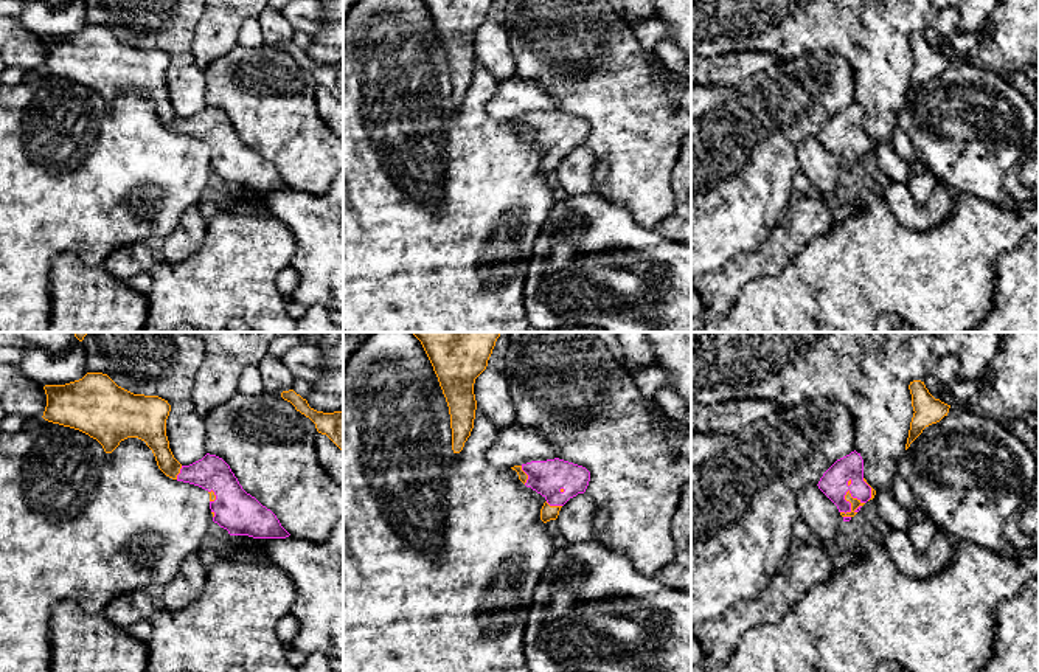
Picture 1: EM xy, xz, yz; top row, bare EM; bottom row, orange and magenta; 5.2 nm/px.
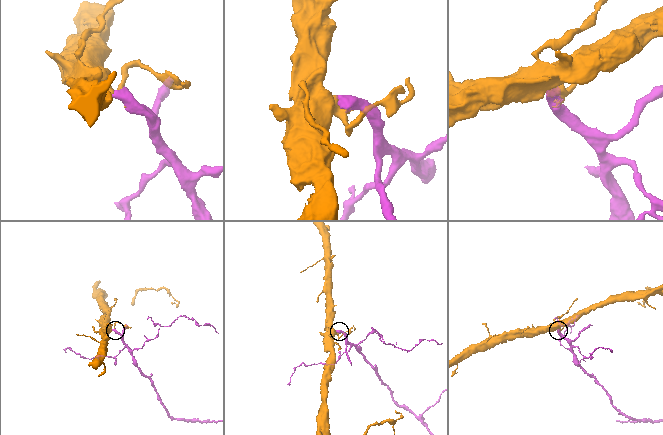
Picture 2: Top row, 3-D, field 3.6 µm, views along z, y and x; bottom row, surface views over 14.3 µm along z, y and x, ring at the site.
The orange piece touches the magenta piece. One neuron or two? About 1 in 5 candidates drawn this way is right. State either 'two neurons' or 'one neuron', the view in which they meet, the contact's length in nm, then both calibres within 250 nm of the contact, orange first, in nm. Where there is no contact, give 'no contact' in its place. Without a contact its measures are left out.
one neuron; contact in yz; length 150 nm; calibres 50 and 140 nm

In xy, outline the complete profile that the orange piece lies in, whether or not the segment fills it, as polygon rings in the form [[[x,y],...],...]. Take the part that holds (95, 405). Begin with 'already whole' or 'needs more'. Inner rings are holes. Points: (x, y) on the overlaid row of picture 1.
needs more; [[[87,372],[79,380],[45,385],[43,390],[45,421],[89,435],[106,453],[112,453],[127,438],[144,441],[166,476],[199,486],[210,494],[213,521],[230,535],[290,535],[270,509],[242,489],[222,458],[207,453],[189,466],[182,466],[174,458],[166,436],[166,419],[171,411],[168,400],[134,394],[103,372]]]

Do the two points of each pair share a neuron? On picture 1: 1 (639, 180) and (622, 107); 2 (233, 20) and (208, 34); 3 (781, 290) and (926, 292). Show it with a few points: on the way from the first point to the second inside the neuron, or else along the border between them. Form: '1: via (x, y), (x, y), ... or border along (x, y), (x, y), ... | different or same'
1: via (635, 162), (635, 126) | same
2: via (227, 20), (215, 30) | same
3: via (817, 286), (890, 284) | same

